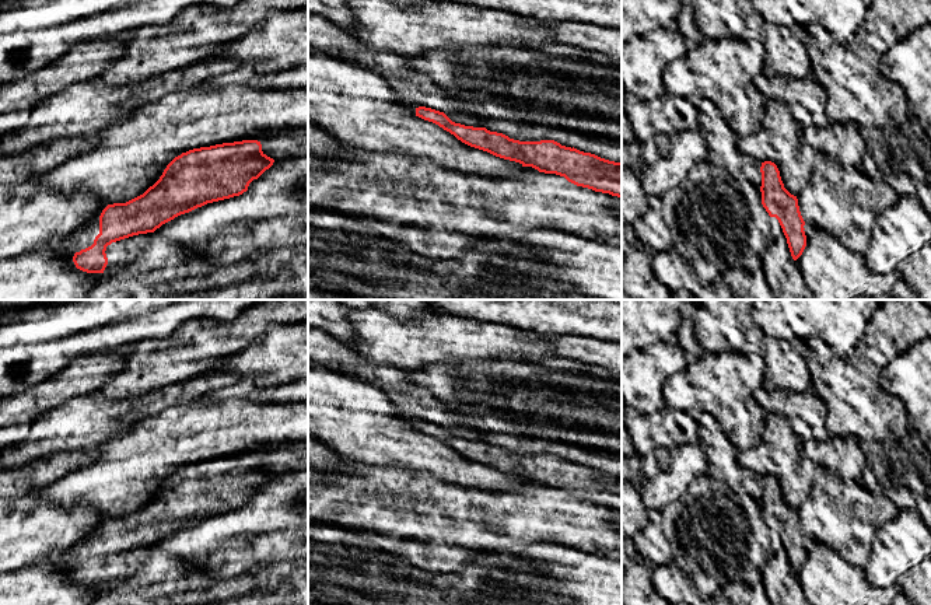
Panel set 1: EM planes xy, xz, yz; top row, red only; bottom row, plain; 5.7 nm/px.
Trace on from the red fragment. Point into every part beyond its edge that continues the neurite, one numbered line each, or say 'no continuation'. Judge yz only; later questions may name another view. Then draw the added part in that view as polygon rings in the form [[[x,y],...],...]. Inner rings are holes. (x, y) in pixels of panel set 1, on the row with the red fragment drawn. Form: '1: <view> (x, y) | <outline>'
no continuation

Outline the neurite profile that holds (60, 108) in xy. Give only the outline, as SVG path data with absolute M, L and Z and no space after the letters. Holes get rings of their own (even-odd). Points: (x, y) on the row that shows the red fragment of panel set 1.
M126 85L125 94L74 102L66 91L45 98L29 111L24 129L0 137L0 151L10 154L60 137L95 137L108 126L129 118L139 105L132 102L140 90Z

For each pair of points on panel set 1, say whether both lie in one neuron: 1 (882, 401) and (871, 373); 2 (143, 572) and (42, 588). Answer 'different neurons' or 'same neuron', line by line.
1: same neuron
2: different neurons

